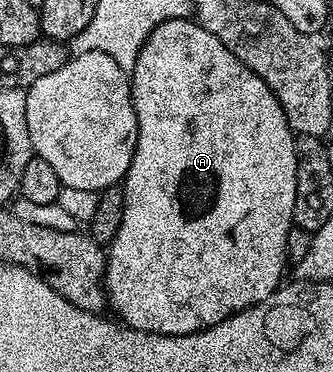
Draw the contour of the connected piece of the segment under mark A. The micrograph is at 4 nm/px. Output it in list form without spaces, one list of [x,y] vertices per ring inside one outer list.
[[[193,18],[169,19],[160,25],[156,25],[156,29],[152,29],[152,33],[144,41],[142,48],[138,50],[136,65],[134,70],[129,72],[128,78],[130,80],[132,105],[134,106],[136,121],[138,122],[138,136],[136,137],[136,149],[132,153],[132,161],[128,165],[128,173],[120,184],[123,193],[123,216],[120,217],[119,228],[116,229],[113,239],[108,244],[105,282],[106,297],[109,306],[111,308],[114,306],[115,313],[113,312],[113,314],[125,326],[135,327],[138,331],[147,331],[153,335],[190,335],[193,331],[207,331],[212,325],[224,321],[230,315],[235,315],[238,311],[243,311],[260,301],[264,301],[273,291],[277,291],[283,282],[282,270],[287,270],[288,267],[286,262],[286,242],[288,241],[290,228],[294,226],[294,206],[296,205],[296,169],[298,168],[296,165],[296,149],[294,148],[296,136],[290,130],[288,121],[284,117],[284,109],[280,105],[280,101],[276,101],[272,89],[268,89],[268,85],[264,85],[264,81],[260,77],[256,77],[256,73],[252,73],[252,69],[248,69],[248,65],[244,65],[244,61],[240,61],[240,57],[236,57],[227,47],[220,45],[220,41],[216,41],[216,37],[212,37],[212,33],[208,33],[208,29],[201,27]]]

